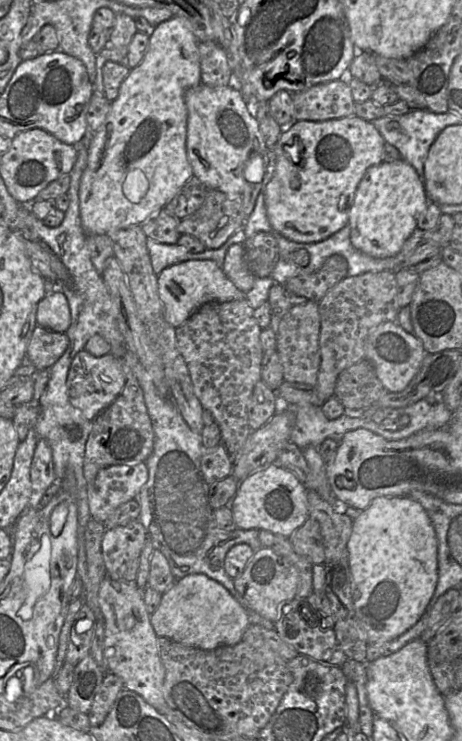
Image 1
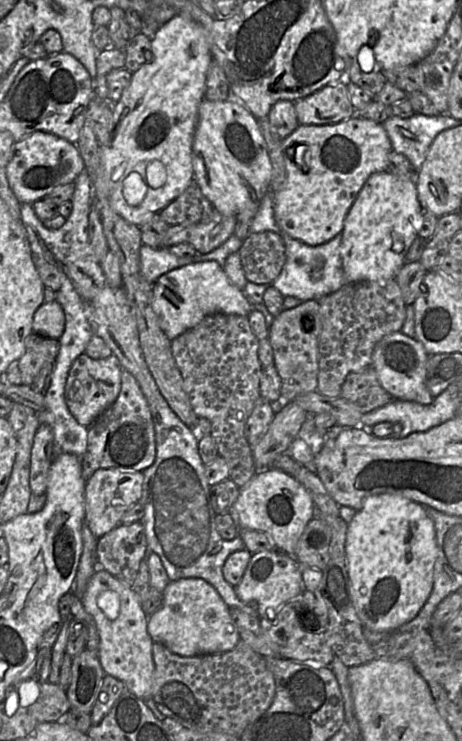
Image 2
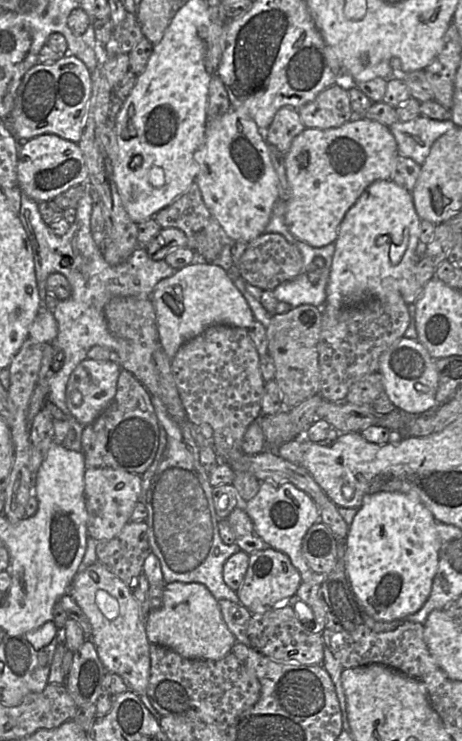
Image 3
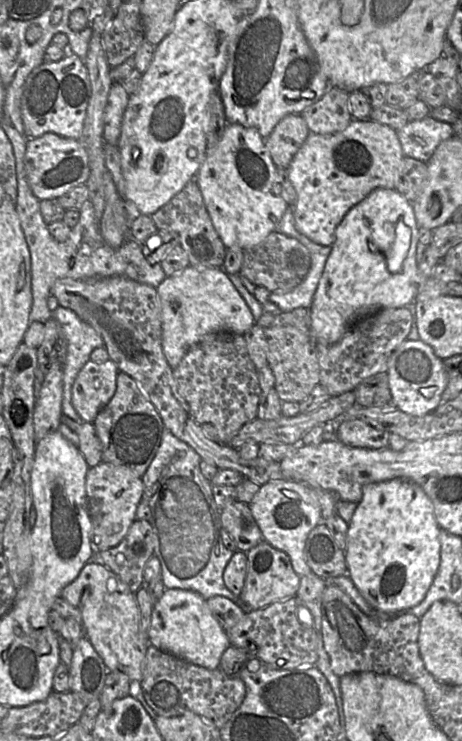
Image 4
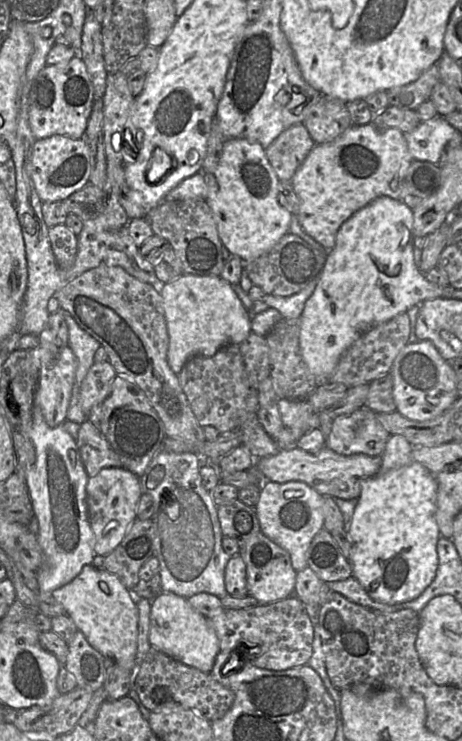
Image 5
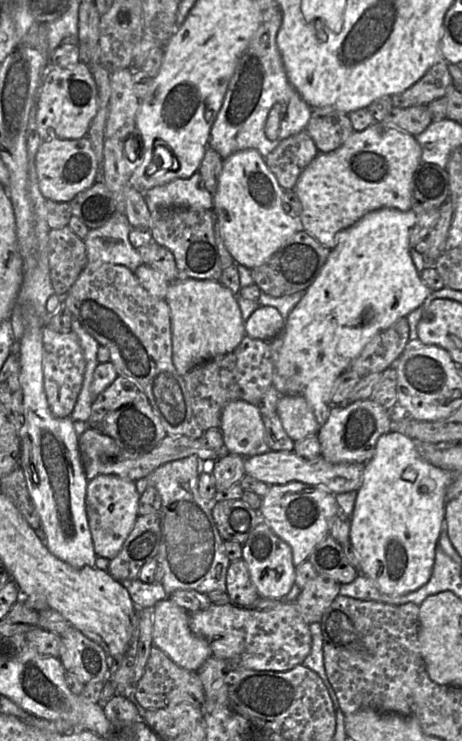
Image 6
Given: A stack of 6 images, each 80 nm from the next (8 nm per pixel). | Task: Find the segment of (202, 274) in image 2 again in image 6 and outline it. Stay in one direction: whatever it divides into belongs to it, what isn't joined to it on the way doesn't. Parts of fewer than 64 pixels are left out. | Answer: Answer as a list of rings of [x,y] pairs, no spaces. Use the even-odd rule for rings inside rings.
[[[187,278],[170,282],[165,301],[171,315],[172,361],[183,376],[194,366],[233,352],[246,335],[237,296],[215,280]]]

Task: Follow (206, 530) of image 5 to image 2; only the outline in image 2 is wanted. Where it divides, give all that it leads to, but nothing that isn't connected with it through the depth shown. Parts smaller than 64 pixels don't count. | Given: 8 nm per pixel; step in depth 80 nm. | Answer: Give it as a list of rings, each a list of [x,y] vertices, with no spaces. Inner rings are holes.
[[[139,335],[135,338],[135,343],[119,345],[119,349],[119,353],[112,355],[117,357],[122,368],[129,371],[139,383],[155,426],[156,458],[143,472],[140,500],[144,507],[141,522],[145,528],[149,551],[160,557],[170,581],[201,578],[217,590],[229,608],[238,608],[252,616],[258,616],[254,608],[237,597],[234,587],[223,576],[223,565],[227,557],[232,552],[244,549],[245,545],[239,535],[232,540],[224,540],[216,529],[210,485],[198,451],[198,442],[203,435],[183,423],[160,393],[145,362]]]

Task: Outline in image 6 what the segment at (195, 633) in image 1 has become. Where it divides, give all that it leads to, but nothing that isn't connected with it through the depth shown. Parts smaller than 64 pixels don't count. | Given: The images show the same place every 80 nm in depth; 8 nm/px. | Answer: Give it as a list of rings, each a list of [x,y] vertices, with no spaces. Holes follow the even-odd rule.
[[[170,598],[158,601],[153,607],[152,643],[161,649],[175,664],[189,671],[197,672],[211,657],[211,649],[205,639],[195,635],[189,627],[189,612]]]

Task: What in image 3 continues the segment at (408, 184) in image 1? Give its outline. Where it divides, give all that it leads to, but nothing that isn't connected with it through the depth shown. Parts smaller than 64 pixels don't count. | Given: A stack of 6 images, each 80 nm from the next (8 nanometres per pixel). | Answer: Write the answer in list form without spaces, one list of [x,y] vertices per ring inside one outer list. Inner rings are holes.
[[[391,179],[374,181],[339,226],[322,312],[326,307],[338,310],[353,307],[388,293],[399,293],[402,298],[416,293],[414,269],[420,222],[412,192]]]

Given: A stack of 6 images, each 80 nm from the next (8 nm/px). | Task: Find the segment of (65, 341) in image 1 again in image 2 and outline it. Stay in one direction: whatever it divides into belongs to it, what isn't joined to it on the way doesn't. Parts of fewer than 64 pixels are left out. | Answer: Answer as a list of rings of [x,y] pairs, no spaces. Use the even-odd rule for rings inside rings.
[[[30,334],[26,339],[25,352],[16,362],[22,379],[20,385],[32,386],[42,367],[47,362],[55,362],[59,347],[59,339]]]

